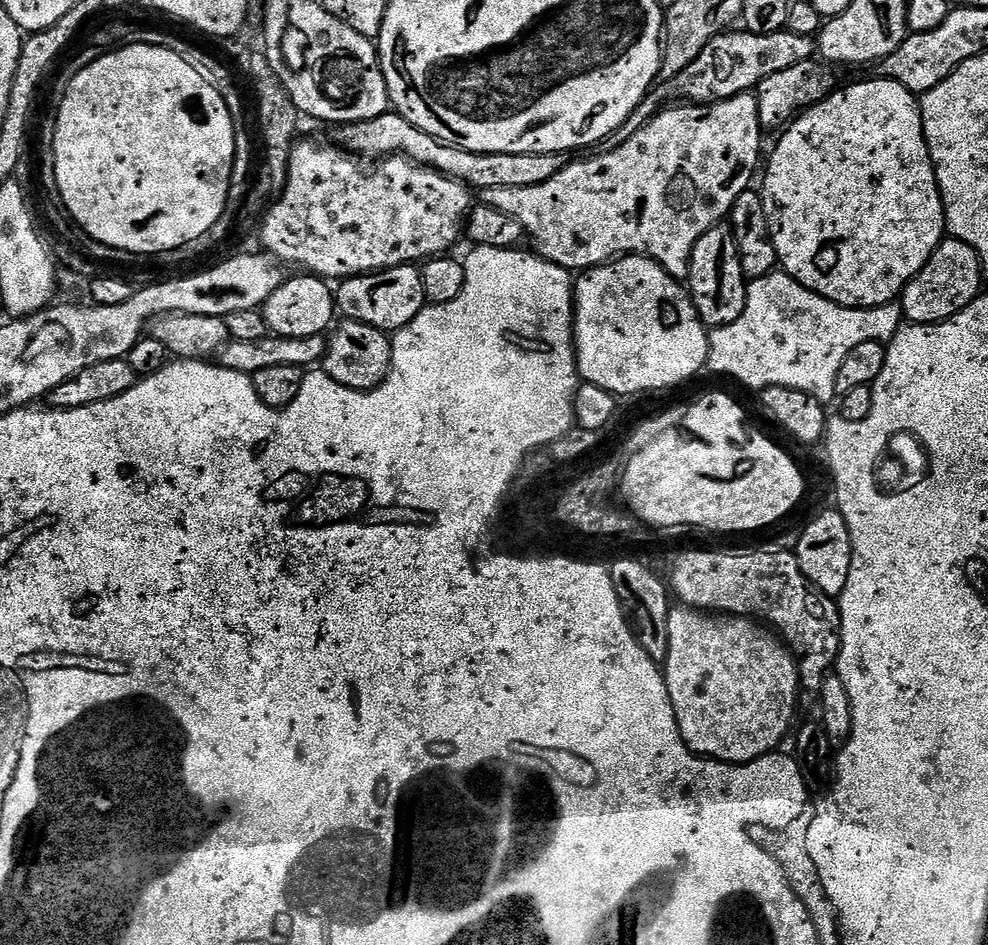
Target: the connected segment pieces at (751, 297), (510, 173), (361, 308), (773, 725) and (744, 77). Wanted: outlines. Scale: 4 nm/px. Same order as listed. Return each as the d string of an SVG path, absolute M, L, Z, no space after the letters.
M777 270L748 284L746 306L738 322L709 331L707 367L733 376L748 388L786 386L802 390L828 406L837 399L838 370L842 370L842 362L846 362L854 346L871 340L891 342L905 320L899 303L880 308L847 308L822 298L787 272Z
M395 110L383 112L378 118L370 118L357 124L345 124L337 127L335 132L337 140L335 143L357 157L387 158L397 154L407 156L415 164L423 164L424 167L433 168L435 172L440 172L444 176L460 180L473 190L542 186L542 182L550 182L550 178L554 178L554 174L561 172L566 165L565 157L559 152L554 154L467 152L458 146L434 138L434 134L426 134L426 130L418 130L418 126L406 122L406 118L402 118Z
M403 264L363 276L349 276L348 279L339 281L334 295L336 307L343 319L357 320L389 334L405 328L426 307L420 268L416 264Z
M673 607L670 614L670 650L662 671L678 730L686 746L698 756L721 760L723 764L748 764L760 756L775 753L796 716L796 699L802 696L797 657L779 635L773 634L755 619L742 616Z
M787 30L774 34L739 31L721 31L717 34L708 43L706 50L702 50L702 54L698 54L698 58L694 58L694 62L690 62L686 70L682 70L682 74L663 85L665 94L680 95L681 101L690 104L717 104L740 96L743 92L752 92L756 85L770 78L772 74L778 74L780 70L790 70L790 66L809 63L818 52L817 41L811 36L794 34Z

